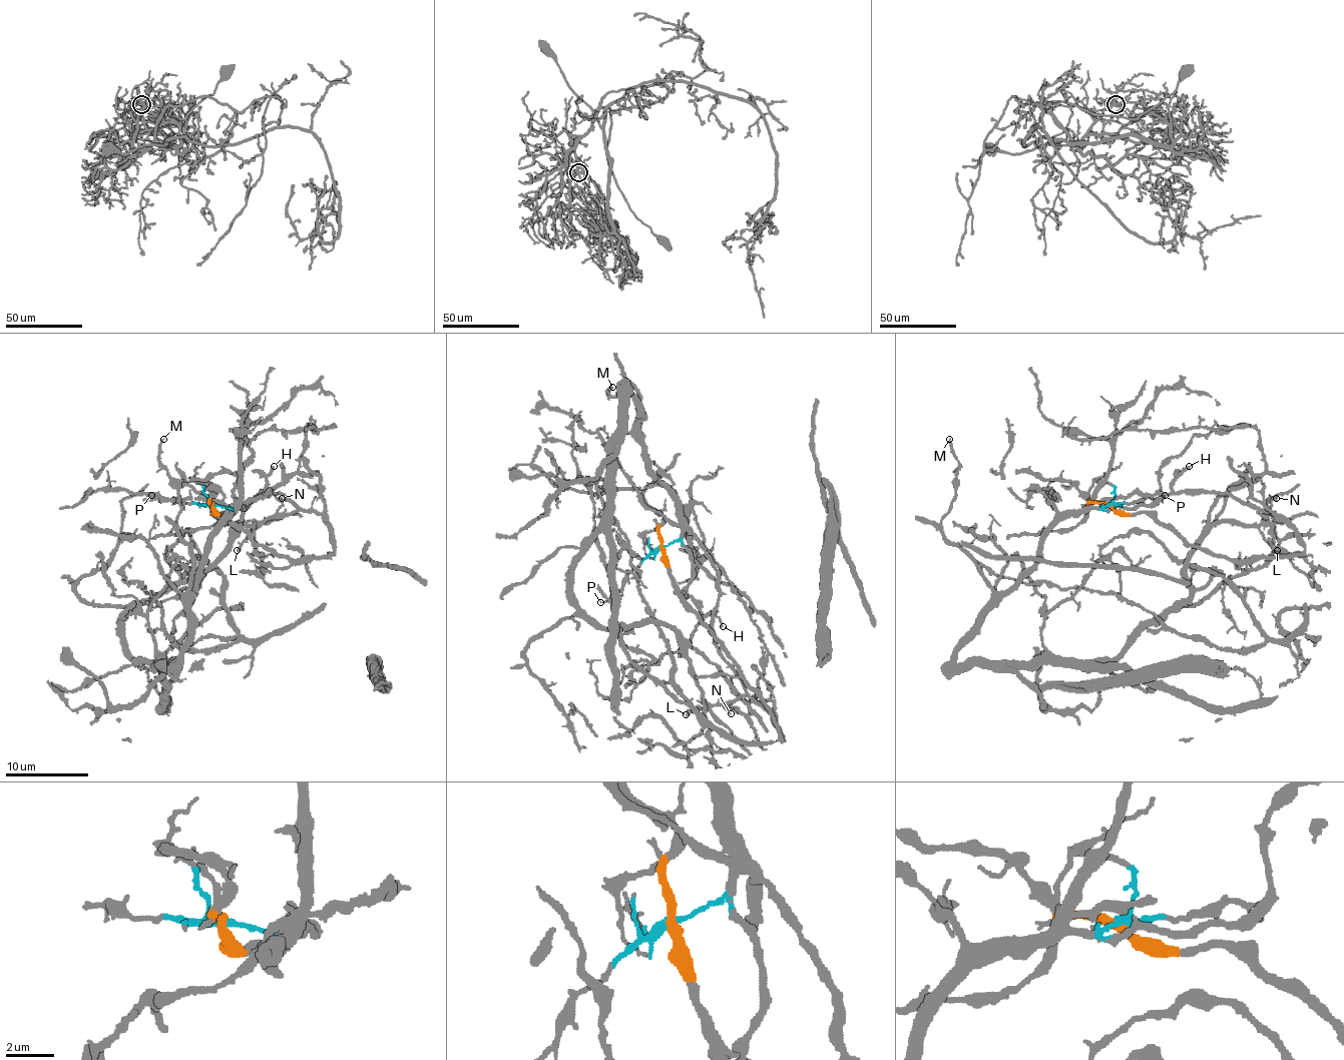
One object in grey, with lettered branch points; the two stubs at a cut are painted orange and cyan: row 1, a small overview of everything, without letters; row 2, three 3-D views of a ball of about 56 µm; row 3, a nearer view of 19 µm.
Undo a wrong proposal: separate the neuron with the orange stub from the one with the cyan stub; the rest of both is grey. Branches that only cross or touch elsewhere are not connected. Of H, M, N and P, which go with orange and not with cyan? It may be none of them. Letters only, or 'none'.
H, N

